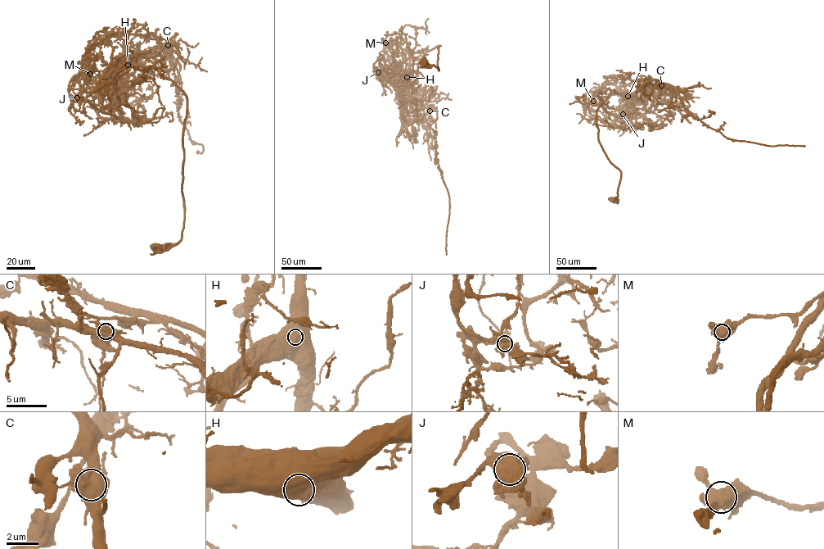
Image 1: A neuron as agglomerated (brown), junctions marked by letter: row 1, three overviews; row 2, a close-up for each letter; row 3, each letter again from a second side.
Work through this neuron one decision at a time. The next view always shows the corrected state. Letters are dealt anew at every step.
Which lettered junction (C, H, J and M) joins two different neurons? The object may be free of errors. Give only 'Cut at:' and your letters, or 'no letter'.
Cut at: C

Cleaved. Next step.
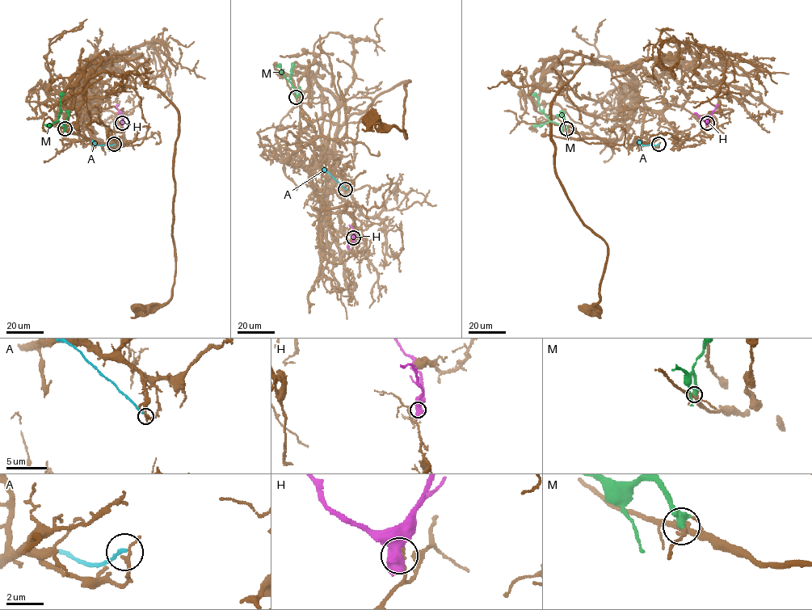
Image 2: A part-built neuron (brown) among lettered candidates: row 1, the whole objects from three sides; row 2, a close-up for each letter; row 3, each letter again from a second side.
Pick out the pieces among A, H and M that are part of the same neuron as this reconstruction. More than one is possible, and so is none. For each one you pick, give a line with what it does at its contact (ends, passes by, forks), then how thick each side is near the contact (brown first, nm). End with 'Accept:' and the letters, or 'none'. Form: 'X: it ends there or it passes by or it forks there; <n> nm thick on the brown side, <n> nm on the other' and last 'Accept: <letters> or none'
Accept: none

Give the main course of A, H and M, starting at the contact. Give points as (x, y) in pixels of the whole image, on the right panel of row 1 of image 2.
A: (658, 144), (641, 145), (637, 140)
H: (707, 123), (718, 104)
M: (566, 128), (564, 124), (553, 122), (540, 110), (535, 92)

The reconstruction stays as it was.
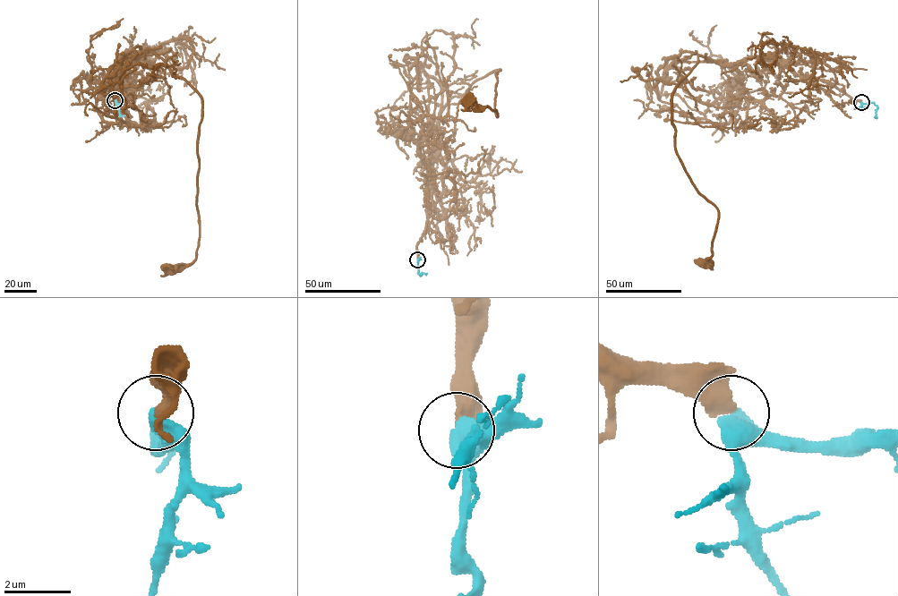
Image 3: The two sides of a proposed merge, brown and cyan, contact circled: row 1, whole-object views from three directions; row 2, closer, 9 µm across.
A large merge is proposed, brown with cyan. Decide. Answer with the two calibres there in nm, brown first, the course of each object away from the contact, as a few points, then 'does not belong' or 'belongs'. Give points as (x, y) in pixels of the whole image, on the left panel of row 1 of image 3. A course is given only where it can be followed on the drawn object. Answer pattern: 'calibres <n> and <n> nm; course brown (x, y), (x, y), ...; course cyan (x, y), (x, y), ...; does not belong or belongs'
calibres 360 and 550 nm; course brown (115, 99), (129, 56), (150, 50), (201, 100), (197, 258), (160, 276); course cyan (115, 99), (119, 114), (125, 114); belongs

